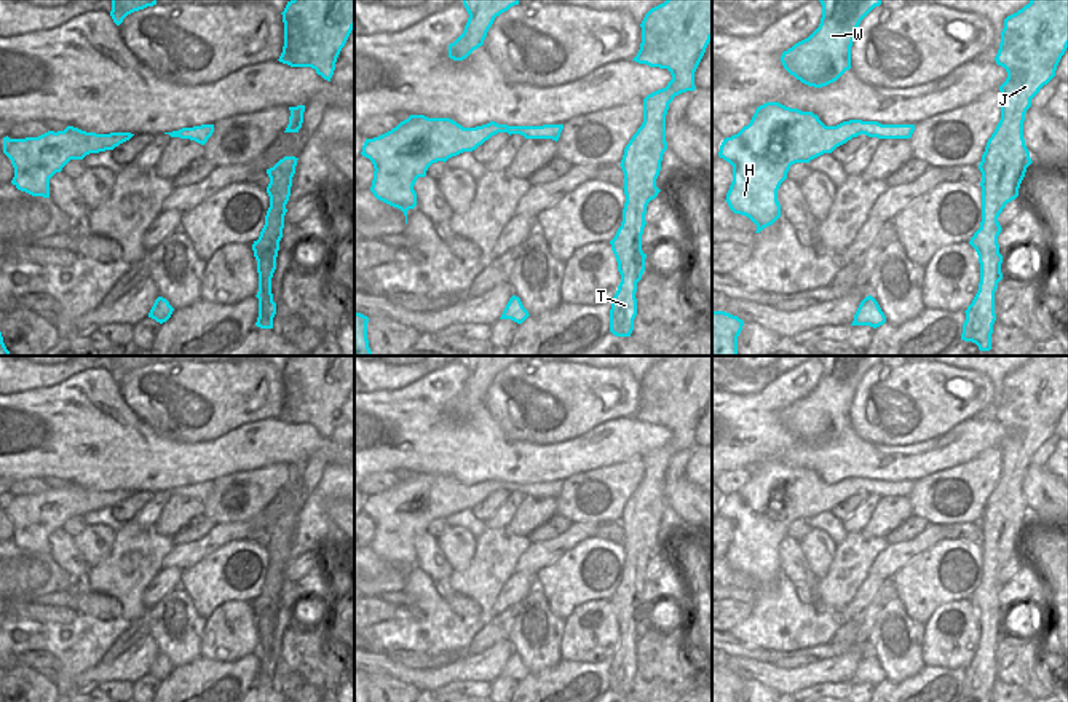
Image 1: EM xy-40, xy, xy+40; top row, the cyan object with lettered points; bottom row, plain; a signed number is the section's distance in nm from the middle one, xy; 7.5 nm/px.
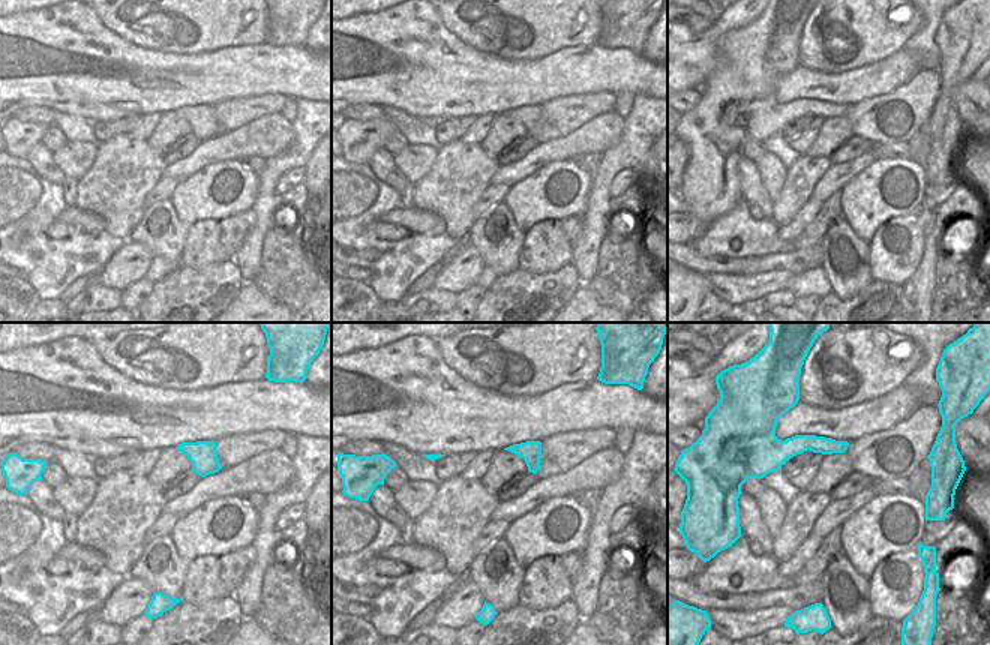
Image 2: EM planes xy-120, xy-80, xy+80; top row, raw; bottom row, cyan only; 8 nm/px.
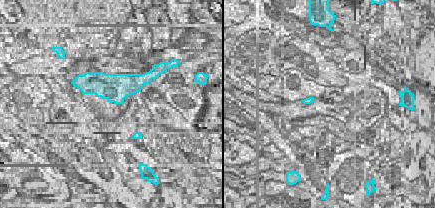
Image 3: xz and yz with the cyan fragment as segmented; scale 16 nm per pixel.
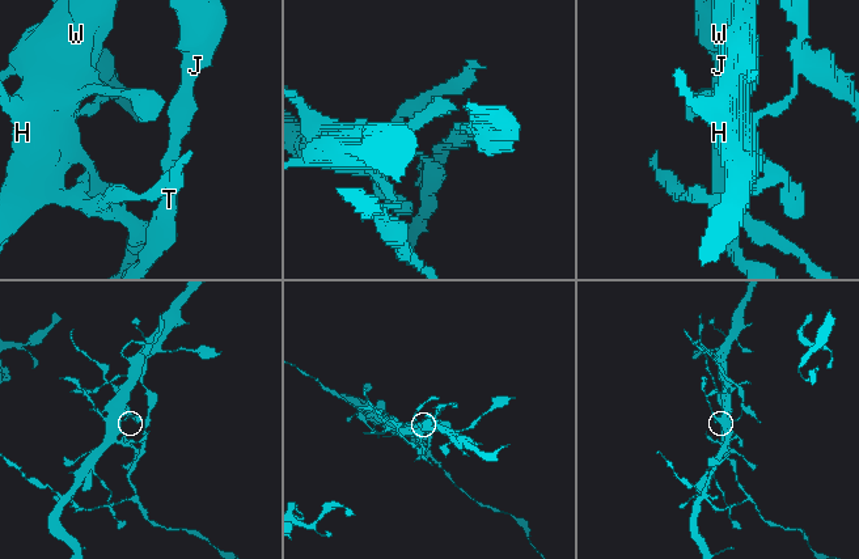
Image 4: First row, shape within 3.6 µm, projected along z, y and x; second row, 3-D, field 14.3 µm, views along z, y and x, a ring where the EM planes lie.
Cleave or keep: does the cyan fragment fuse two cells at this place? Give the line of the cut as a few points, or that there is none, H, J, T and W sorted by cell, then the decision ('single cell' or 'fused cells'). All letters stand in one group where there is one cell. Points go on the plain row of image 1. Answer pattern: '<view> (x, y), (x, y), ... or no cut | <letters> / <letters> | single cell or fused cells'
no cut | H J T W | single cell

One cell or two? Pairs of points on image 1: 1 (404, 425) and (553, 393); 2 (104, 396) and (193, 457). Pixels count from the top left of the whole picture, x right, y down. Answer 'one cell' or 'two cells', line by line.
1: two cells
2: one cell

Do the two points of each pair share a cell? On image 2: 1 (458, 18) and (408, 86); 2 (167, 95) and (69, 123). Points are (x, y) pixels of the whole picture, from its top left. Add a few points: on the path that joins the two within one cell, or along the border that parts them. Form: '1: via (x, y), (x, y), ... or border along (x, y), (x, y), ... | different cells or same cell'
1: border along (438, 15), (447, 29), (480, 50) | different cells
2: border along (56, 110), (65, 114), (81, 116), (92, 123) | different cells

